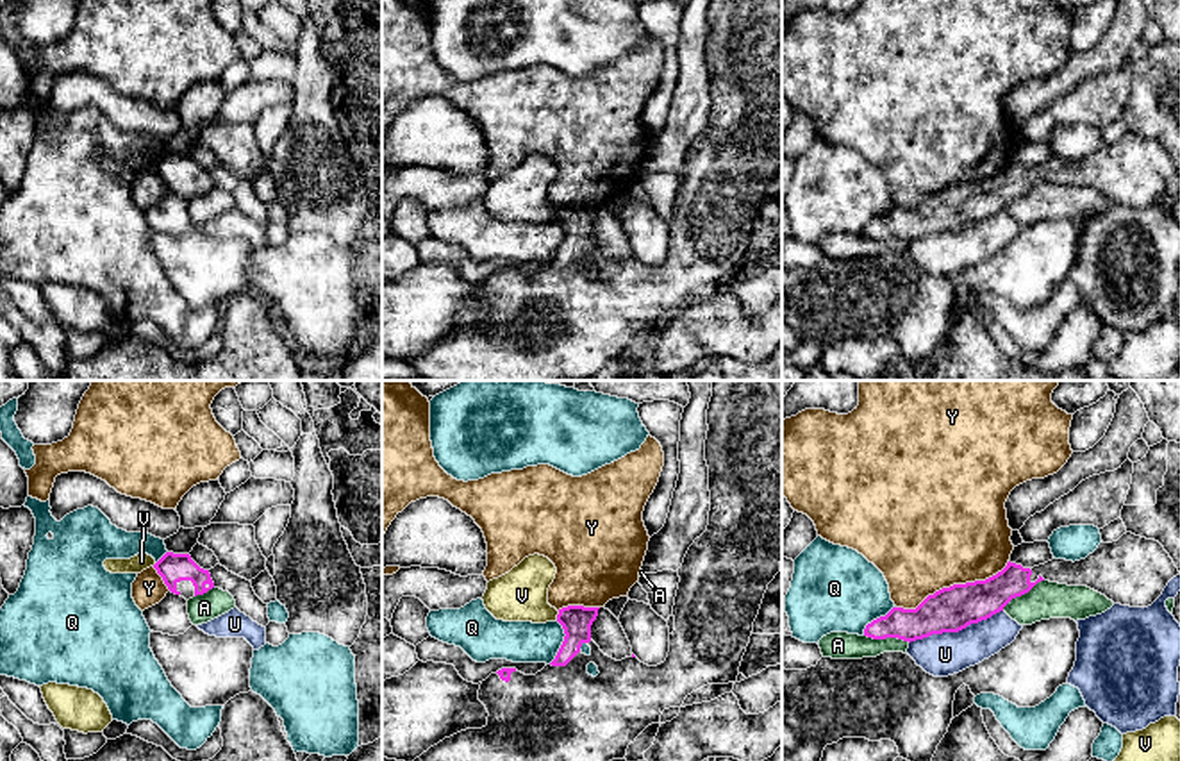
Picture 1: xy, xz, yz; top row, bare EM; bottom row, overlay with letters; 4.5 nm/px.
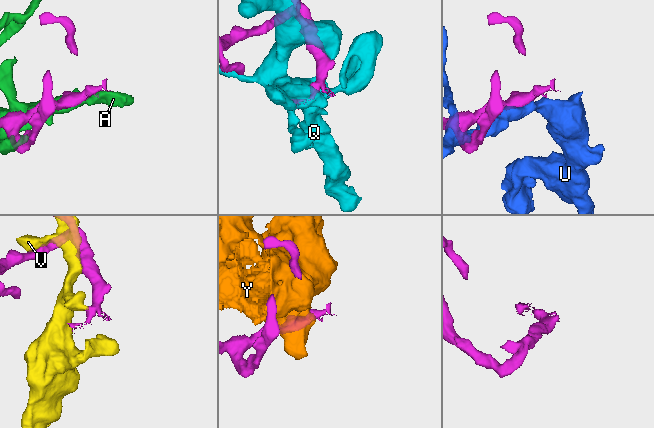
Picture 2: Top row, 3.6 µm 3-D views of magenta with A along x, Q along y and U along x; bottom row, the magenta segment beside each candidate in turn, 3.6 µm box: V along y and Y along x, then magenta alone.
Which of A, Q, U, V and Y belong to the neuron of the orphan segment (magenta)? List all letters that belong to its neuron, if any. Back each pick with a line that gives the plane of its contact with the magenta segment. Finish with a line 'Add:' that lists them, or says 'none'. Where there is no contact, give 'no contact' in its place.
Add: none

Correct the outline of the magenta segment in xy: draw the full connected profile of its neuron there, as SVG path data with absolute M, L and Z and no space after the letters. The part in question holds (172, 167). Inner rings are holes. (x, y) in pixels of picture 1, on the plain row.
M166 152L154 168L168 189L186 200L214 188L209 170L200 168L189 154Z

